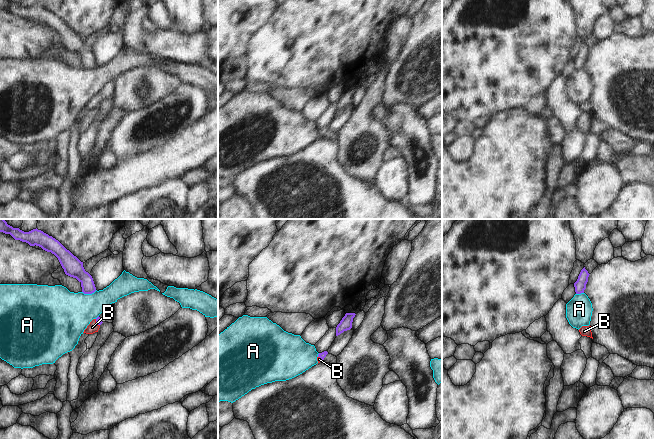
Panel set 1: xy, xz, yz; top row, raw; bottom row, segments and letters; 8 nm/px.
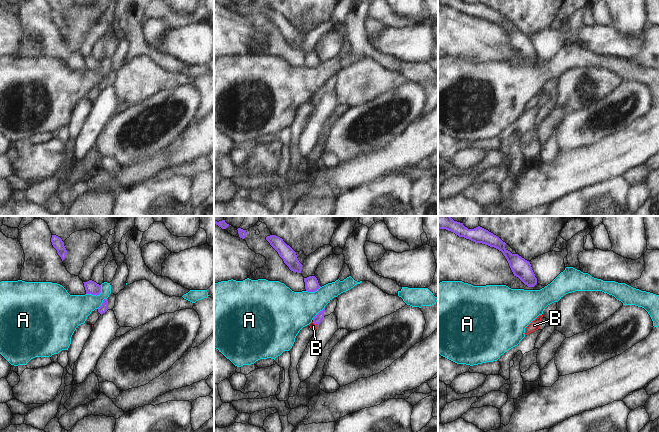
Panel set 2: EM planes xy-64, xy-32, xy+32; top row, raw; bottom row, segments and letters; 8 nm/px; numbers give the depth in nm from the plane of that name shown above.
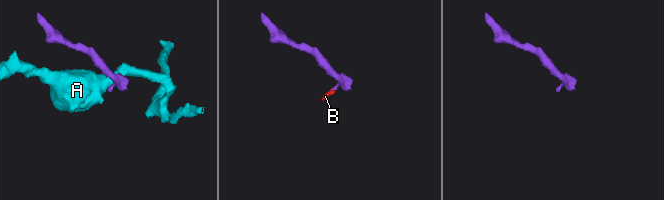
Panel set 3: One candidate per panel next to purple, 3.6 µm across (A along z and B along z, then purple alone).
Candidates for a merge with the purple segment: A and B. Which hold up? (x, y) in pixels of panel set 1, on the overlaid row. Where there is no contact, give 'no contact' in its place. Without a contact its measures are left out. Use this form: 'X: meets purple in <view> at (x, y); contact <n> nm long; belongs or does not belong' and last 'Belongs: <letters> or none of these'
A: meets purple in xy at (89, 293); contact 120 nm long; does not belong
B: meets purple in xy at (96, 323); contact 70 nm long; belongs
Belongs: B

